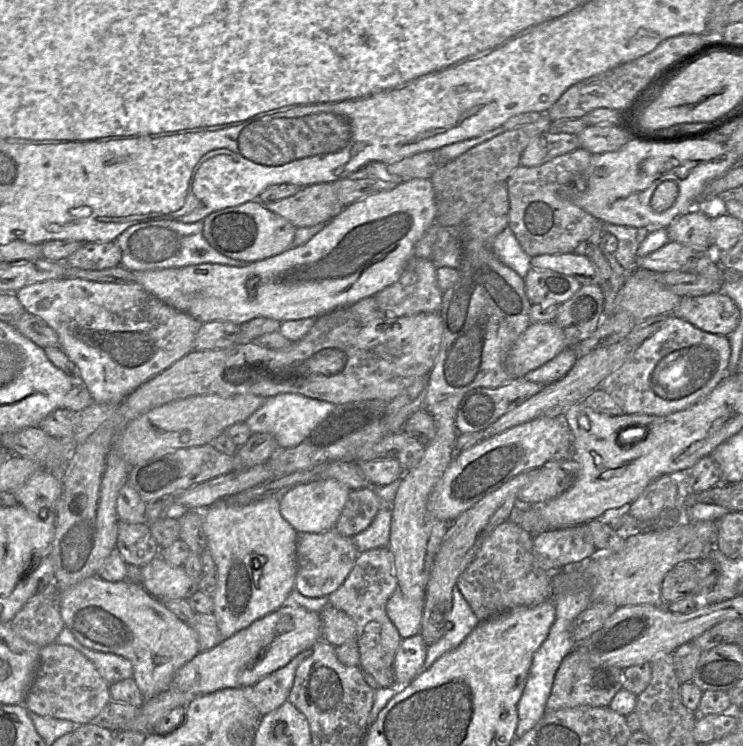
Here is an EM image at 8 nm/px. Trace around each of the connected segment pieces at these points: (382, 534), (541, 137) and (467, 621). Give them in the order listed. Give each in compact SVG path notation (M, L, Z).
M383 506L378 511L371 524L365 530L352 537L353 544L358 552L388 547L391 520L391 508Z
M542 132L535 136L522 152L520 165L539 166L550 159L579 148L576 134Z
M457 586L452 590L452 598L446 631L437 642L428 646L426 659L419 674L430 668L443 654L458 647L480 622Z

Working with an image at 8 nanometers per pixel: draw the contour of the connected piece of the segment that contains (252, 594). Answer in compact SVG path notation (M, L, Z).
M264 498L246 505L220 500L202 510L202 528L216 565L213 614L222 640L285 604L294 589L297 532L280 513L280 499Z

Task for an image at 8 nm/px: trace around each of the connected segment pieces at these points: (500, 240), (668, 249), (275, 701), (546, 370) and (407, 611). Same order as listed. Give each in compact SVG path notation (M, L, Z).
M506 227L492 242L492 251L505 265L525 278L531 267L531 258L520 245L514 232Z
M669 241L646 256L636 256L636 267L655 272L685 271L685 265L699 254L706 252L697 252L681 243Z
M268 675L253 686L251 701L263 717L282 706L290 691L282 687L275 677Z
M568 347L550 361L525 374L523 378L543 385L553 383L565 376L574 366L577 359L576 352L572 347Z
M397 590L389 598L386 612L402 639L420 633L424 600L412 600Z

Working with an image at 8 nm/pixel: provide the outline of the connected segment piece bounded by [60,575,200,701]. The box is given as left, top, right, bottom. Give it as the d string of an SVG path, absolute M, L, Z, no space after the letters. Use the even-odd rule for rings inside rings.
M98 575L61 589L60 612L66 628L85 647L104 653L112 653L128 659L133 667L133 679L144 700L168 691L175 672L197 656L197 633L160 600L149 594L141 584L129 580L109 582Z

